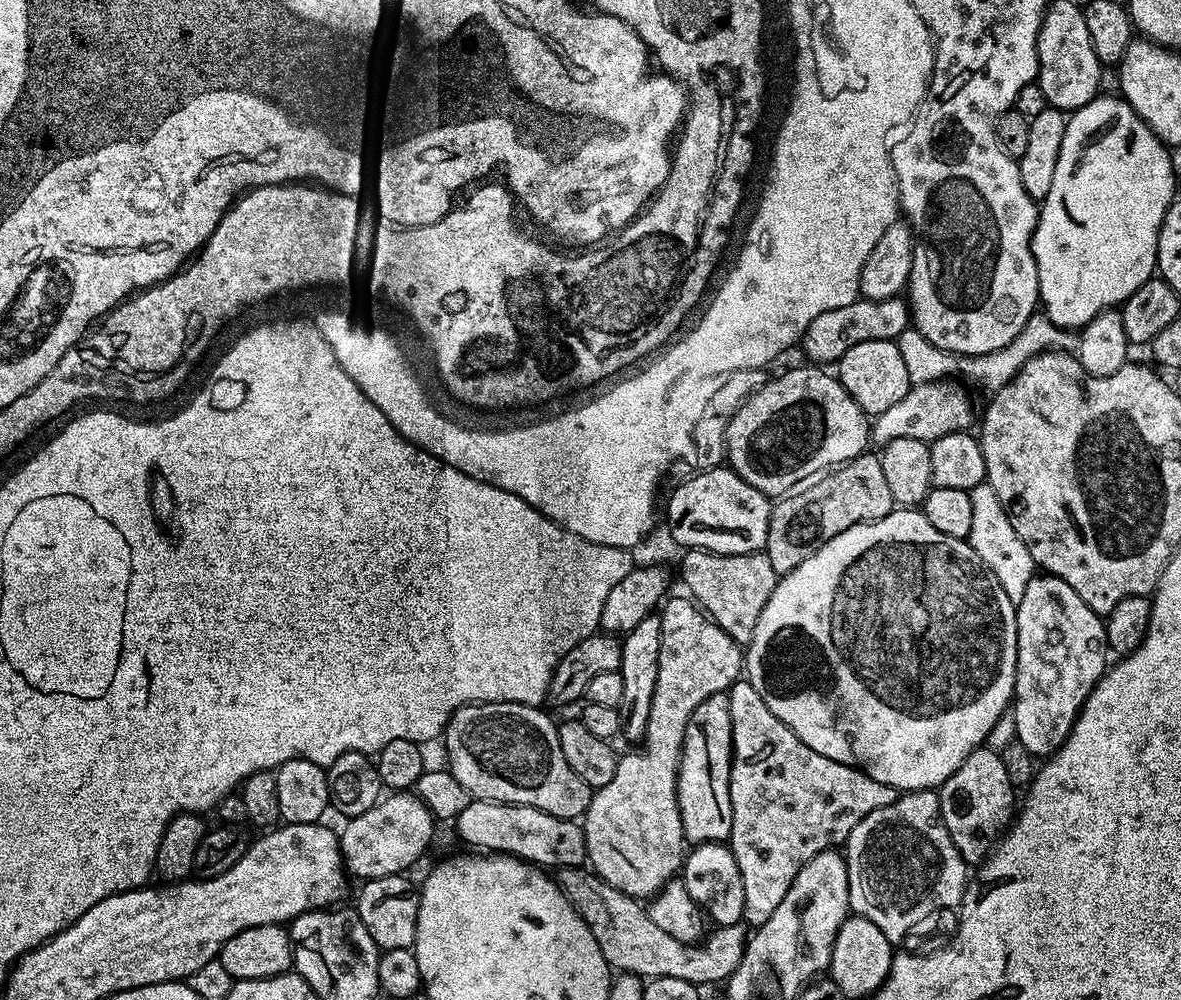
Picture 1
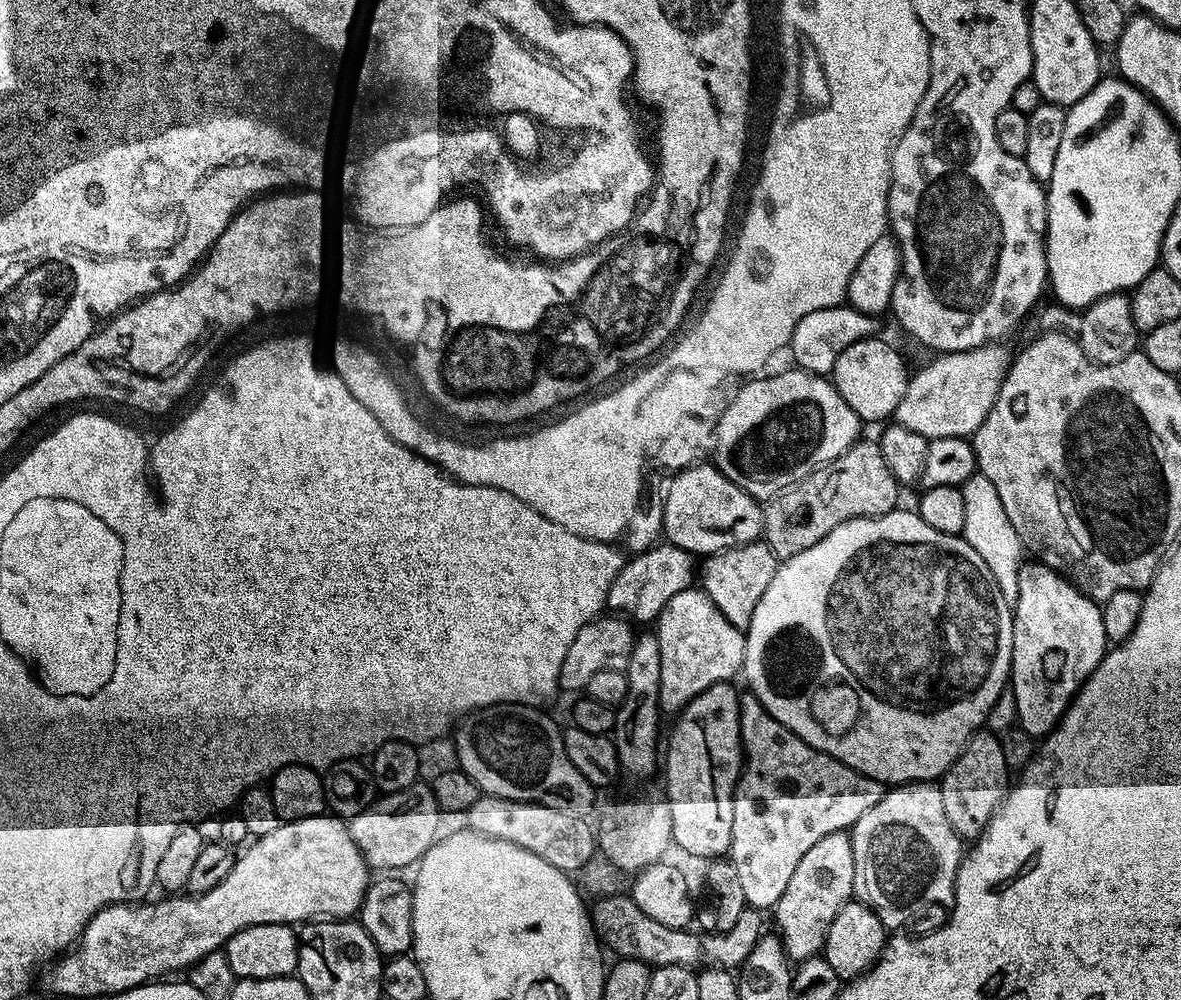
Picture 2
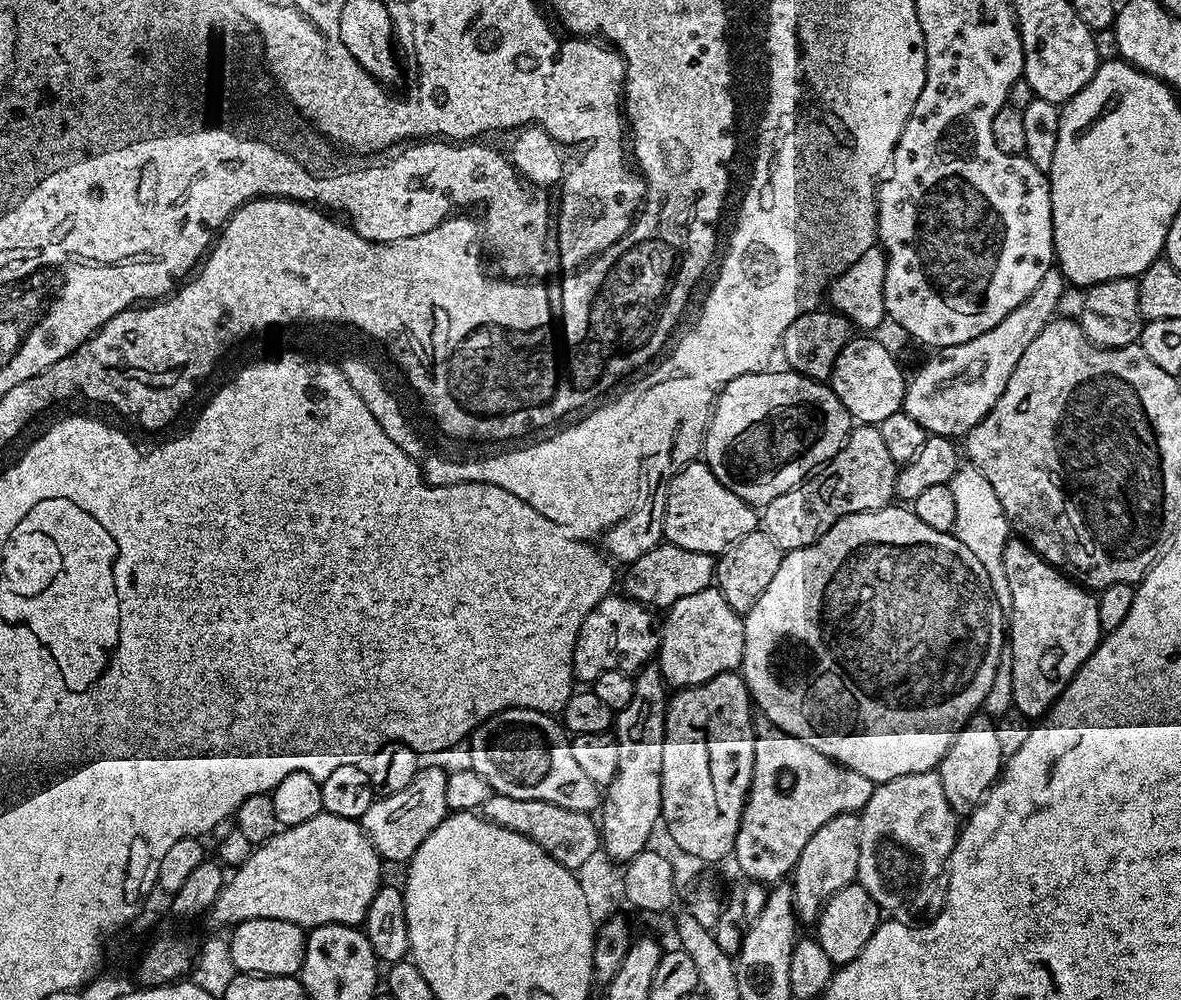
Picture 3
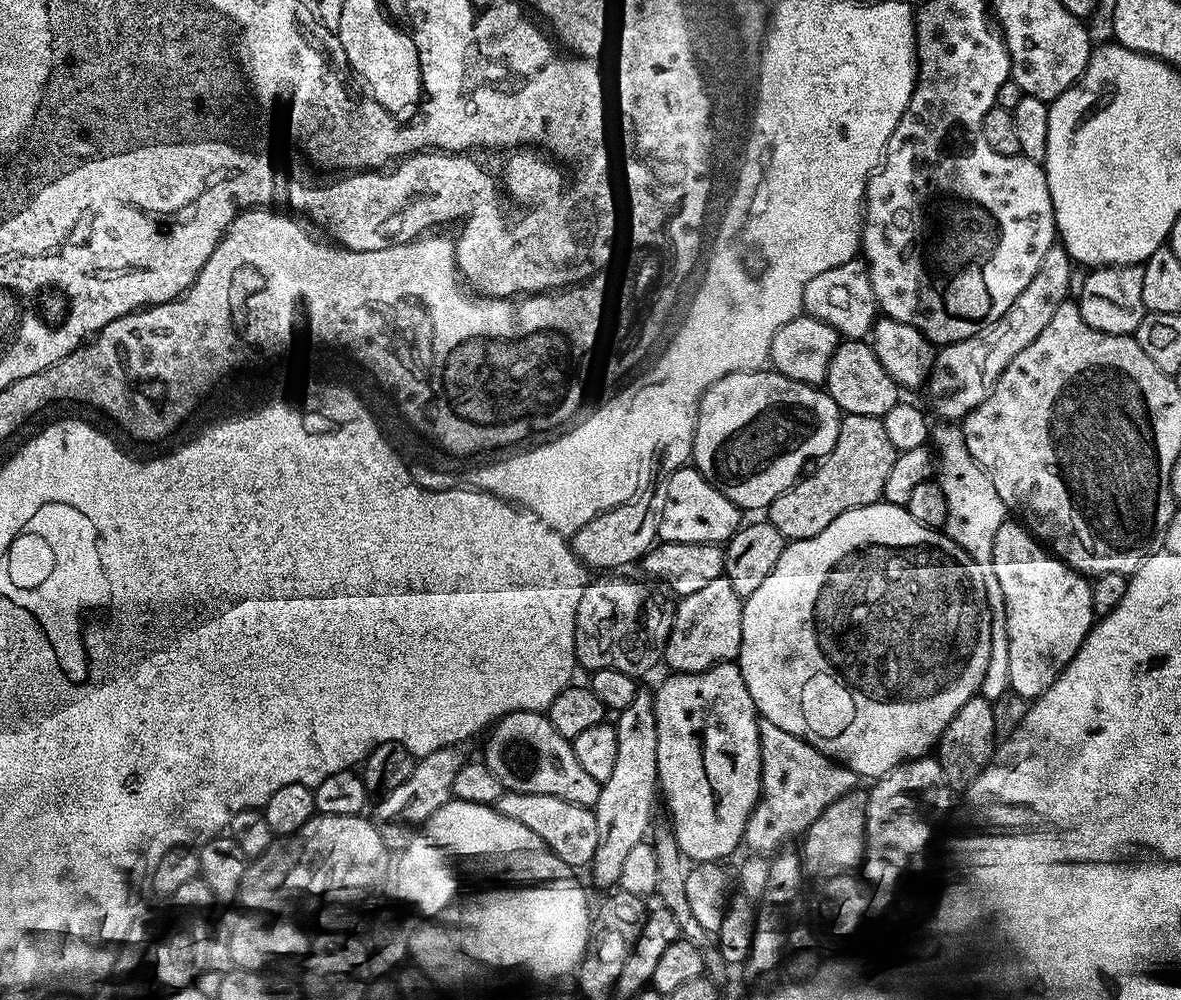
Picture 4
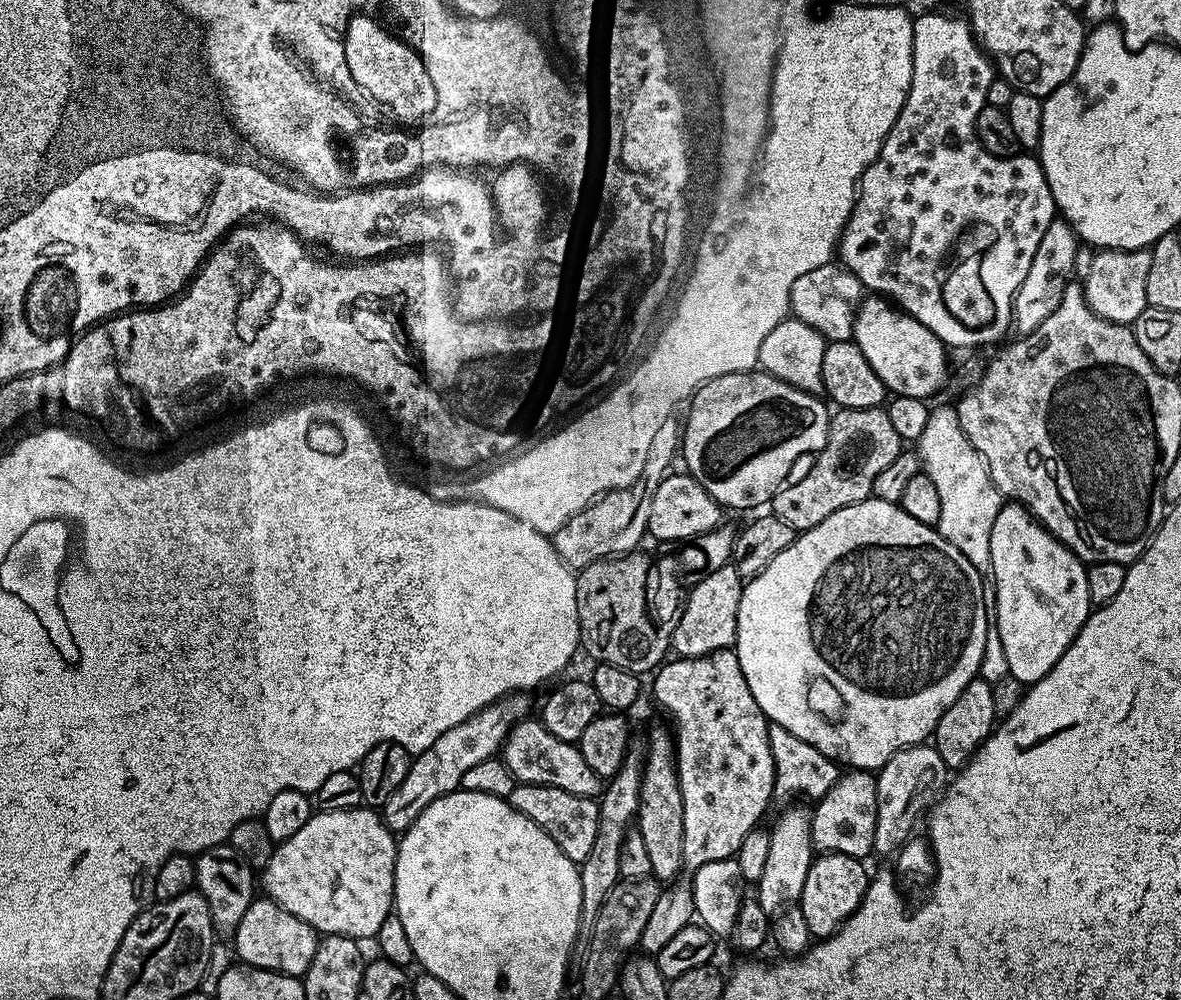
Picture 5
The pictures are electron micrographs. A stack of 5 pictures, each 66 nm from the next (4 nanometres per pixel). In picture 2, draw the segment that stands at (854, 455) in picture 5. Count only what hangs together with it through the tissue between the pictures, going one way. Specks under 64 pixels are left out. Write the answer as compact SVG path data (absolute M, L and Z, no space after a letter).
M861 438L838 458L763 505L763 543L775 554L777 561L783 562L822 542L822 538L826 538L834 526L842 526L842 522L897 511L900 492L901 485L897 484L894 474L890 474L879 443L875 439Z

